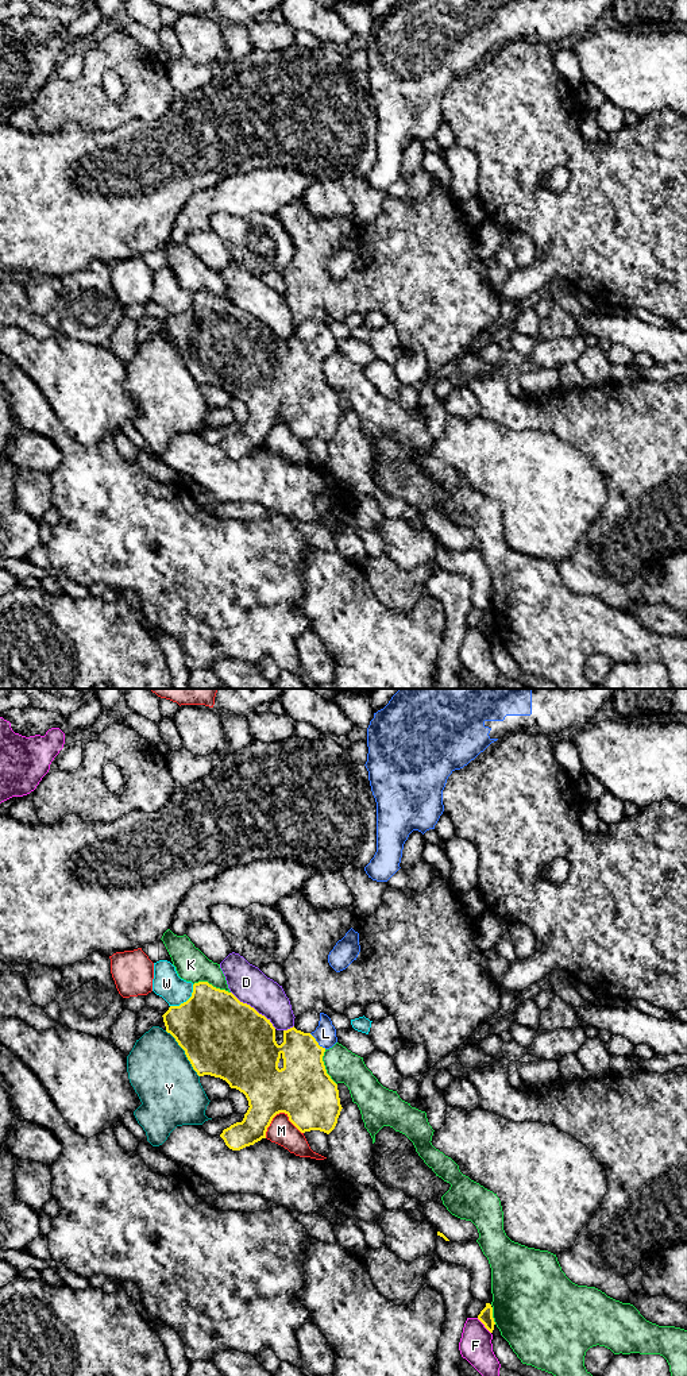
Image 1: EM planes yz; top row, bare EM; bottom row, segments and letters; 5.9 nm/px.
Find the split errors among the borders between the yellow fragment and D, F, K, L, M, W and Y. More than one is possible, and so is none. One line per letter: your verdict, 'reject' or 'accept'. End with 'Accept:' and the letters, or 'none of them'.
D: reject
F: reject
K: reject
L: accept
M: reject
W: reject
Y: reject
Accept: L

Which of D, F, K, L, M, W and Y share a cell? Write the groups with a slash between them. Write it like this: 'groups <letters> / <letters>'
groups D / F / K / L / M / W / Y

